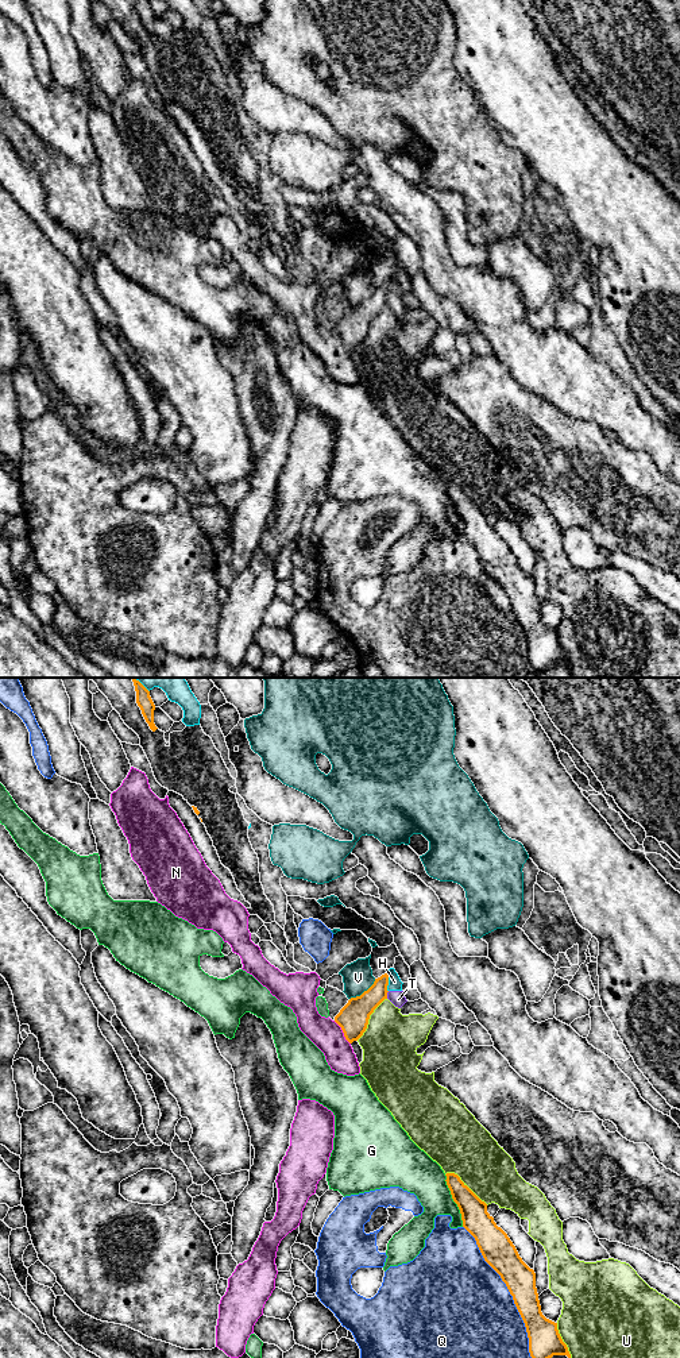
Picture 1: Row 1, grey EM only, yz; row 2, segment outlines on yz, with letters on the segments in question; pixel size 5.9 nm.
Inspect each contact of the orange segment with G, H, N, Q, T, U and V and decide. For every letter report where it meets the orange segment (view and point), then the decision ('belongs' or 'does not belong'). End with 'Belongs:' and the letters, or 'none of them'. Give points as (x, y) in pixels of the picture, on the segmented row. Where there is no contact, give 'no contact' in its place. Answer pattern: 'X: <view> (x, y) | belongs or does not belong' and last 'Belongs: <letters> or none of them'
G: yz (454, 1200) | does not belong
H: yz (387, 983) | does not belong
N: yz (343, 1031) | does not belong
Q: yz (510, 1292) | does not belong
T: yz (386, 995) | does not belong
U: yz (466, 1185) | does not belong
V: yz (364, 991) | does not belong
Belongs: none of them

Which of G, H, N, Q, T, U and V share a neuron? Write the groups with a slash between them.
G / H T U / N / Q / V

